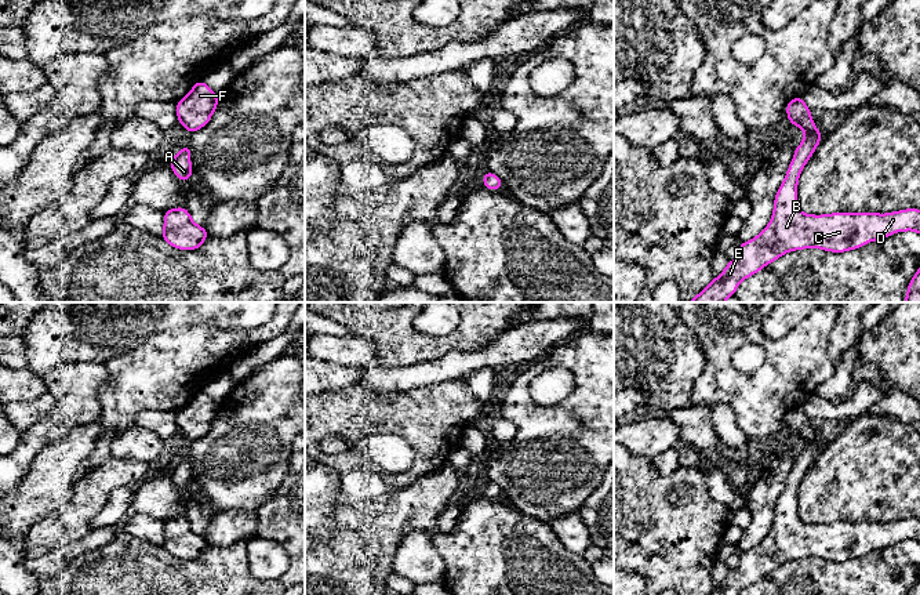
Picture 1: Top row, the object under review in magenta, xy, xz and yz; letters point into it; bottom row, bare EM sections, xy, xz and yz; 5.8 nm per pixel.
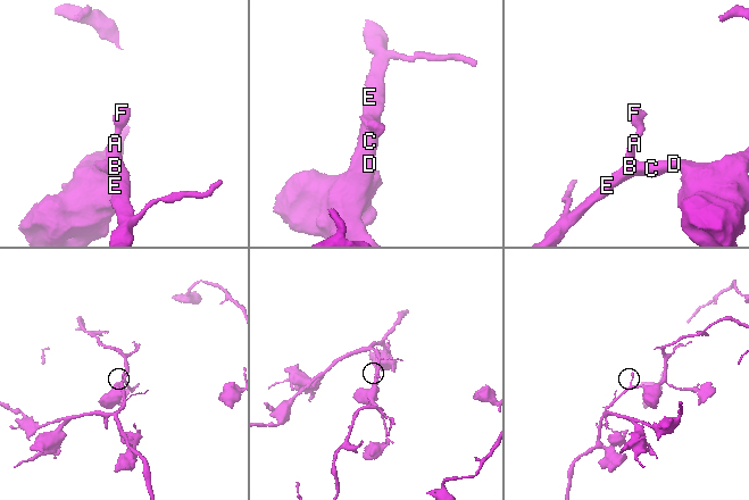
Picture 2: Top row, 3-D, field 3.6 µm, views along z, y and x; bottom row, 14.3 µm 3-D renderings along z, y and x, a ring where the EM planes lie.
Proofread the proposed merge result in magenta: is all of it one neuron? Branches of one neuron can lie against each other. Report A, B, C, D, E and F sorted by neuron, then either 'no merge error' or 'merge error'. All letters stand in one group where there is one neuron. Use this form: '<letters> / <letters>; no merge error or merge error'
A B C D E F; no merge error

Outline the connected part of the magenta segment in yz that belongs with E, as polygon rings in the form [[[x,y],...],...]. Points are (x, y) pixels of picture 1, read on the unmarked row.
[[[803,406],[789,410],[788,429],[806,440],[803,451],[786,480],[774,509],[774,523],[767,537],[749,551],[739,552],[739,566],[731,569],[720,585],[708,595],[738,595],[785,562],[801,558],[821,558],[844,562],[861,558],[872,549],[883,549],[895,541],[920,543],[920,519],[908,518],[888,523],[834,522],[803,523],[797,516],[797,491],[822,442],[815,436]]]

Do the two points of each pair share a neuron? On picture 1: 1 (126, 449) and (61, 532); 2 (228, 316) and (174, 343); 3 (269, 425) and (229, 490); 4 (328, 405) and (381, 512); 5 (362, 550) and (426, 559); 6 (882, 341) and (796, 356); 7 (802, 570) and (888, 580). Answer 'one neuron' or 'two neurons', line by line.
1: two neurons
2: two neurons
3: one neuron
4: two neurons
5: two neurons
6: two neurons
7: one neuron

